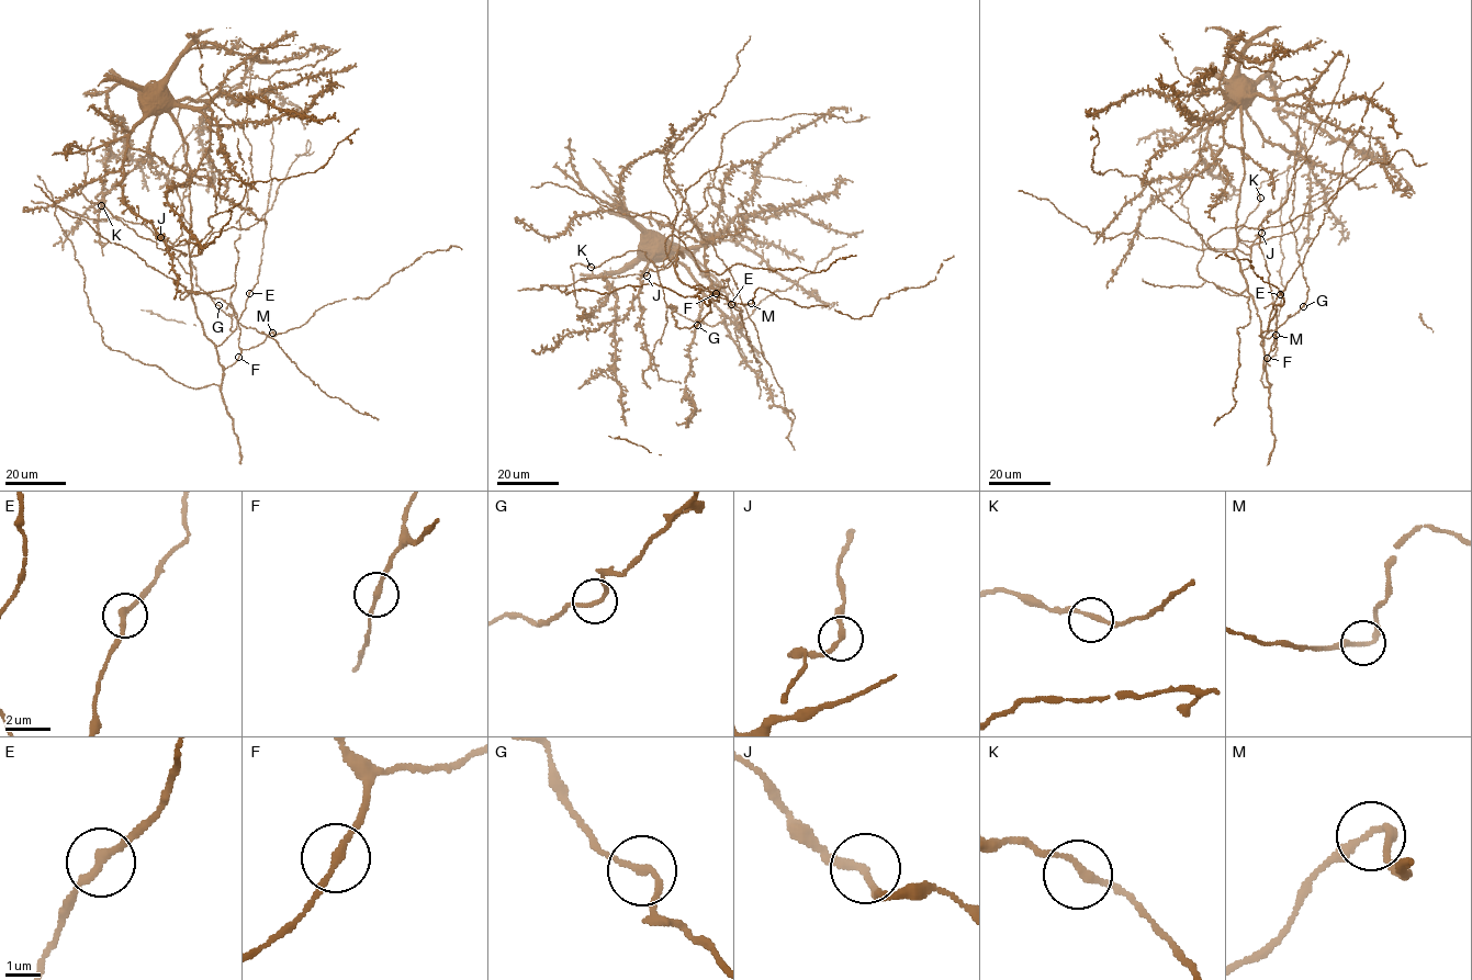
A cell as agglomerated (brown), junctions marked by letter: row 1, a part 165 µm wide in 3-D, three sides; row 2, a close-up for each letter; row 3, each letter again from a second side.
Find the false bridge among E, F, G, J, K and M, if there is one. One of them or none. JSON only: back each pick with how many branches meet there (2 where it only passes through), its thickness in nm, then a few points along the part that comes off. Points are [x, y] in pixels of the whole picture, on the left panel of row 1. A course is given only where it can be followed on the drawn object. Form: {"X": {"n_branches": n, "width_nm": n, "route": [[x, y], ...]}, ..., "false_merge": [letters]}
{"false_merge": []}

